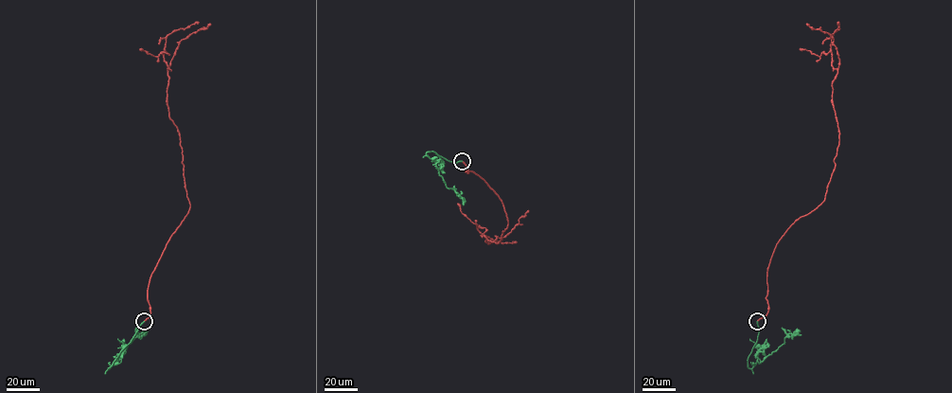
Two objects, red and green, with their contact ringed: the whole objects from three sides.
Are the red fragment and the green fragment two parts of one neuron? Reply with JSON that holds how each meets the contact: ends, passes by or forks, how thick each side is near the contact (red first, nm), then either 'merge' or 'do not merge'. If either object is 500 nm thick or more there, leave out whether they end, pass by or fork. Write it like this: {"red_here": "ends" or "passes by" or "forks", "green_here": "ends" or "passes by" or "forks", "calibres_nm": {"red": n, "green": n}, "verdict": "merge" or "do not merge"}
{"red_here": "ends", "green_here": "ends", "calibres_nm": {"red": 280, "green": 200}, "verdict": "do not merge"}

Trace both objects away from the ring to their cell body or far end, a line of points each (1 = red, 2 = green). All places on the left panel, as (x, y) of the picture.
1: (144, 321), (150, 312), (149, 277), (190, 206), (179, 133), (167, 102), (167, 68), (179, 43), (211, 24)
2: (144, 321), (108, 368), (117, 359), (118, 361), (134, 338), (139, 334), (145, 335)

